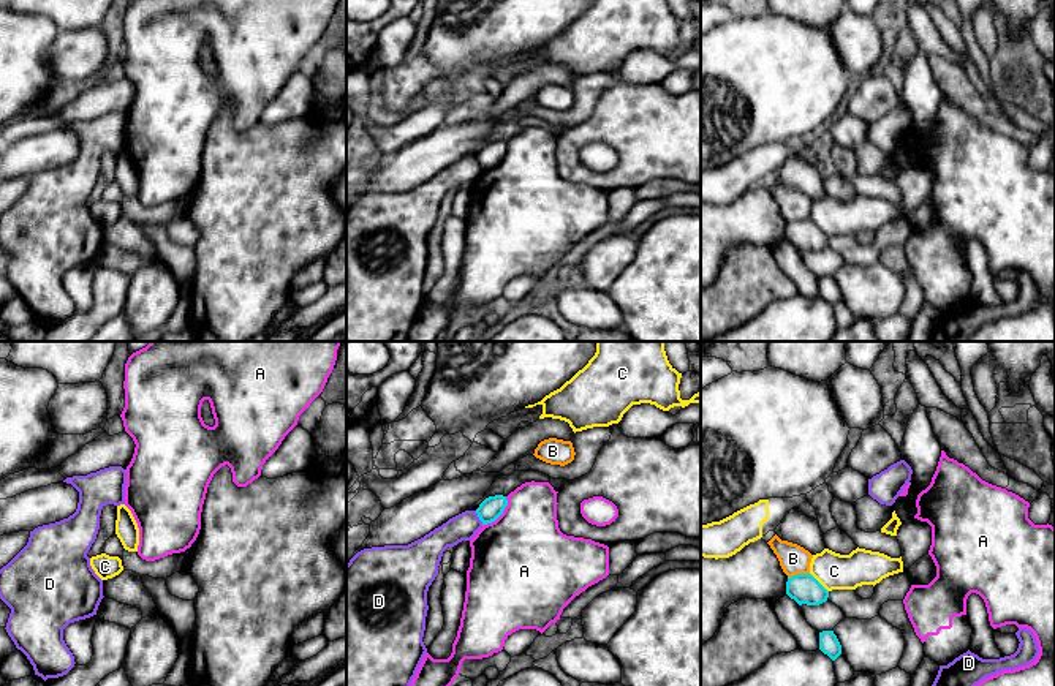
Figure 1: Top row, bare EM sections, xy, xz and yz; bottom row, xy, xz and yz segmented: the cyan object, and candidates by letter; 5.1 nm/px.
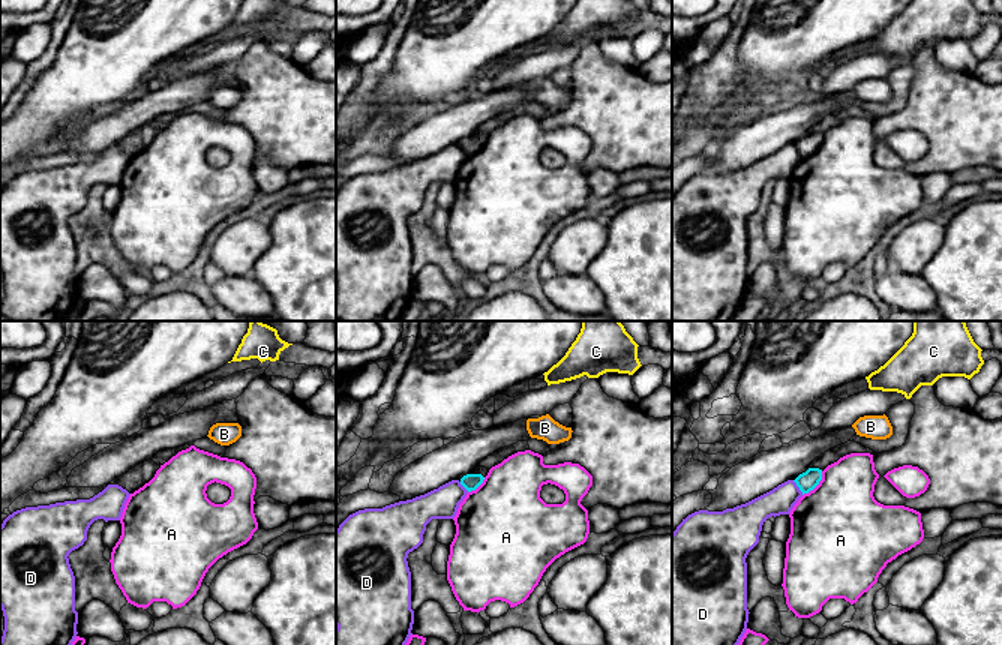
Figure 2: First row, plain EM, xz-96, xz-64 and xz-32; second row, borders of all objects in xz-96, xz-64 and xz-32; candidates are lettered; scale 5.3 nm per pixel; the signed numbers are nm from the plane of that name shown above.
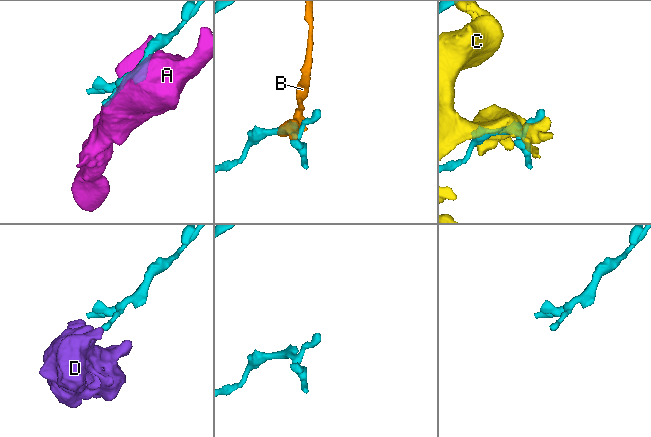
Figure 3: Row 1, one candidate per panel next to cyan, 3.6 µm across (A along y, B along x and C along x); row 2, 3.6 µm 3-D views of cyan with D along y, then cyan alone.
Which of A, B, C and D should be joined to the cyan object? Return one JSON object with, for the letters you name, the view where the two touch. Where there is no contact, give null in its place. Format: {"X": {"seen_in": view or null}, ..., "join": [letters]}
{"join": []}

